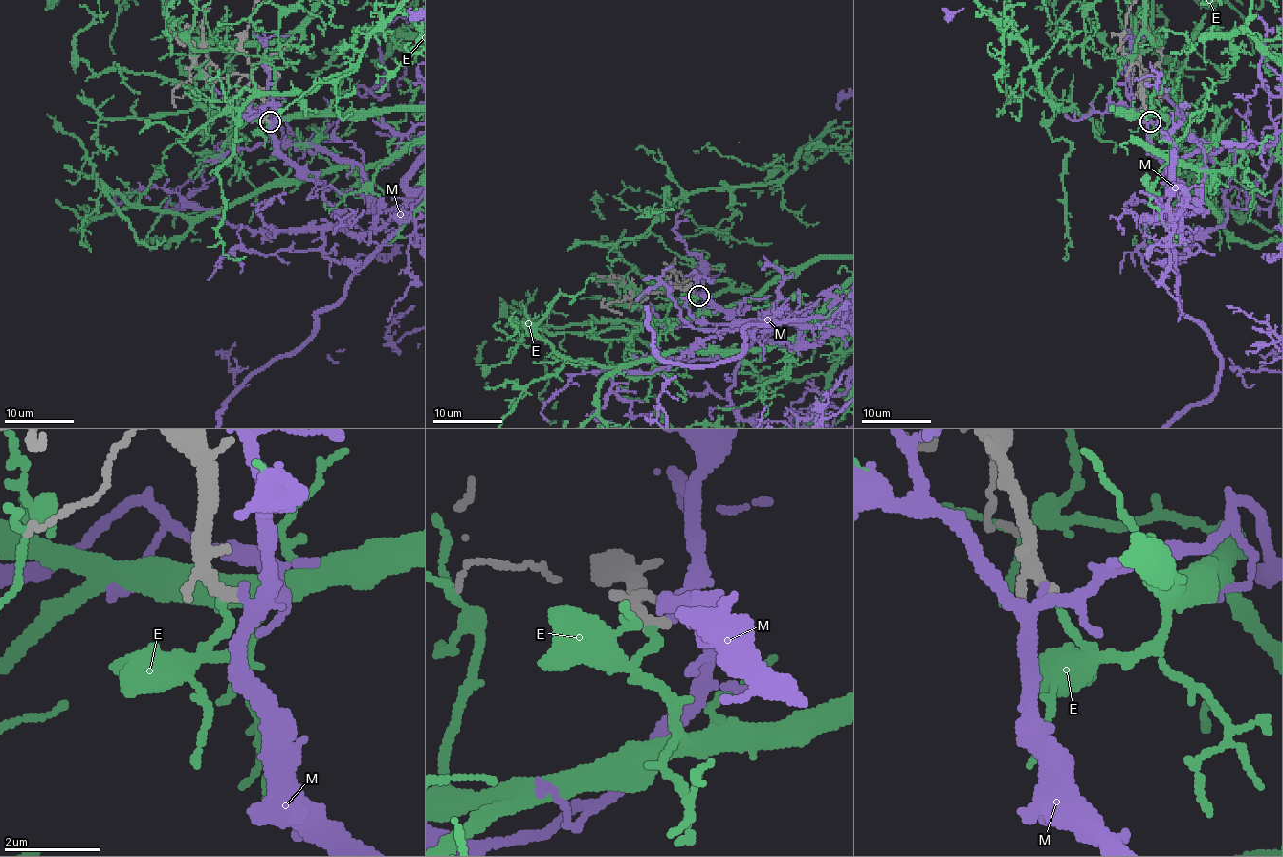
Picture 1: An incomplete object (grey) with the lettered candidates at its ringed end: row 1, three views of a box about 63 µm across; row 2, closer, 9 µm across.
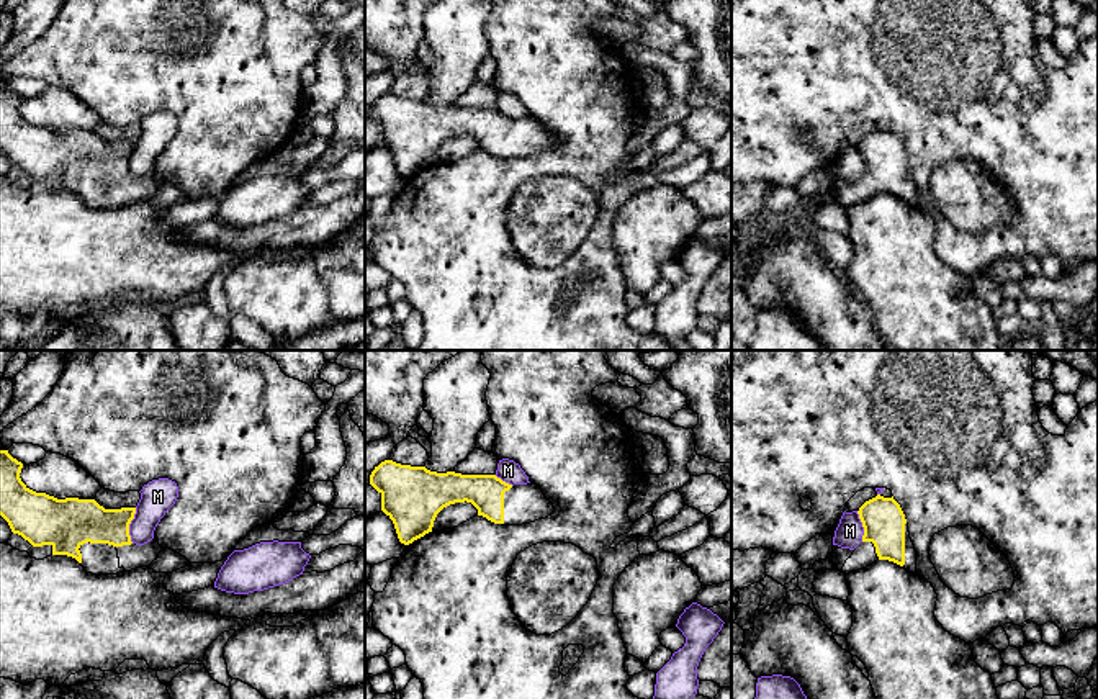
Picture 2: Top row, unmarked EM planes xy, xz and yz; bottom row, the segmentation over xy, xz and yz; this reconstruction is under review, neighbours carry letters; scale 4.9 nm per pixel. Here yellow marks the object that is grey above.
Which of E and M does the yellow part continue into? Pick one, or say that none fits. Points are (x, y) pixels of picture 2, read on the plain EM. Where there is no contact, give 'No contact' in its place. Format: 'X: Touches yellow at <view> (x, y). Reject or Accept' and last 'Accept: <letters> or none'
E: No contact. Reject
M: Touches yellow at xy (128, 159). Reject
Accept: none

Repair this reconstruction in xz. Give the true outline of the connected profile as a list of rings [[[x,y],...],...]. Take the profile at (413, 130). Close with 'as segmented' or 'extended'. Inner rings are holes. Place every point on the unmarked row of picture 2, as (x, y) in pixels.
[[[385,93],[371,105],[370,118],[381,128],[381,144],[393,154],[398,172],[404,178],[432,165],[437,147],[455,136],[471,136],[478,149],[502,159],[530,157],[555,146],[553,138],[535,116],[512,120],[496,108],[437,106],[425,100]]] | extended

